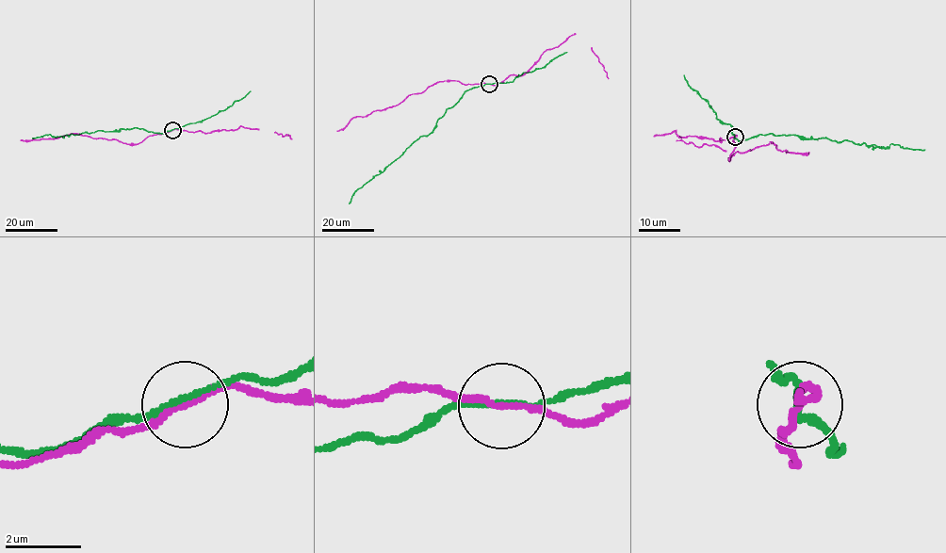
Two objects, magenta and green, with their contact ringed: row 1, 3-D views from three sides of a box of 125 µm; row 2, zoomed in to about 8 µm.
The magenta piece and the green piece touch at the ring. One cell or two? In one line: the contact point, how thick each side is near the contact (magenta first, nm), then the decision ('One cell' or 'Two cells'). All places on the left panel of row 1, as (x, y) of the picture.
Place: (172, 130). Thickness 150 nm (magenta) against 170 nm. Two cells

